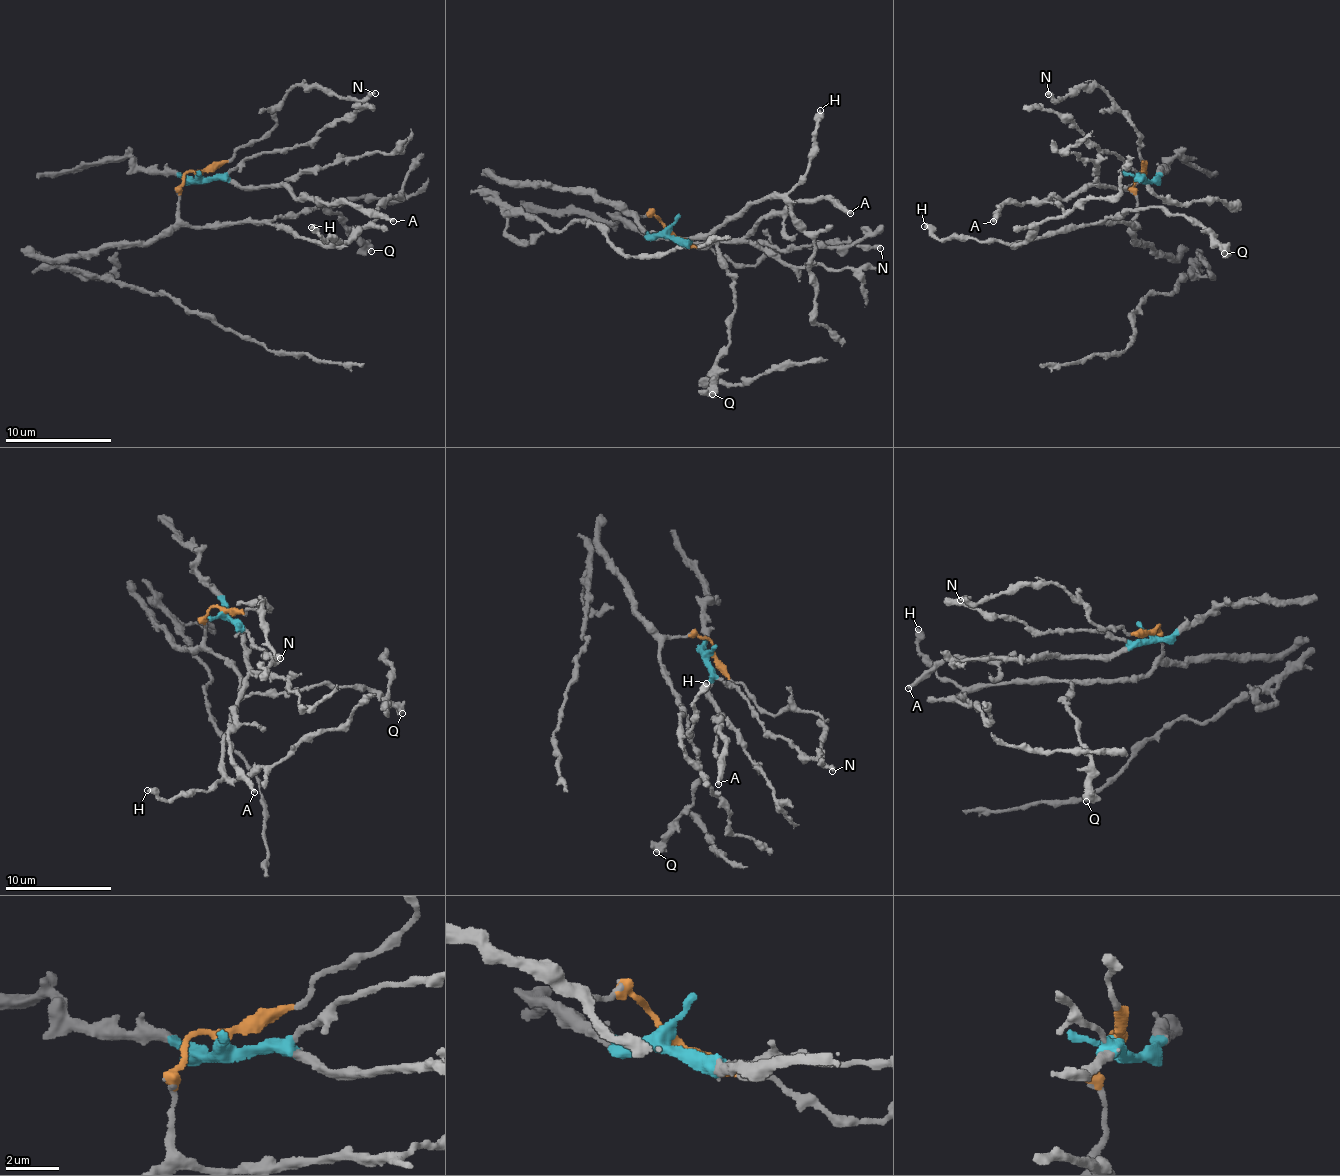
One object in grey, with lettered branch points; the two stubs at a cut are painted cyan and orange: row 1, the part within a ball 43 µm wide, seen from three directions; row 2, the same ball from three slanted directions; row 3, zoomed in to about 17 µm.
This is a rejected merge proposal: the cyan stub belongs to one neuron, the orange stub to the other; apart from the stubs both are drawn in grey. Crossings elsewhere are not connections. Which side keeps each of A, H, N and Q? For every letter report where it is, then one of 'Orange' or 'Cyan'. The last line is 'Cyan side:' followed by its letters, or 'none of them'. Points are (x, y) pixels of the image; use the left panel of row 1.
A: Place: (393, 221). Cyan
H: Place: (311, 227). Orange
N: Place: (375, 93). Orange
Q: Place: (371, 251). Orange
Cyan side: A

